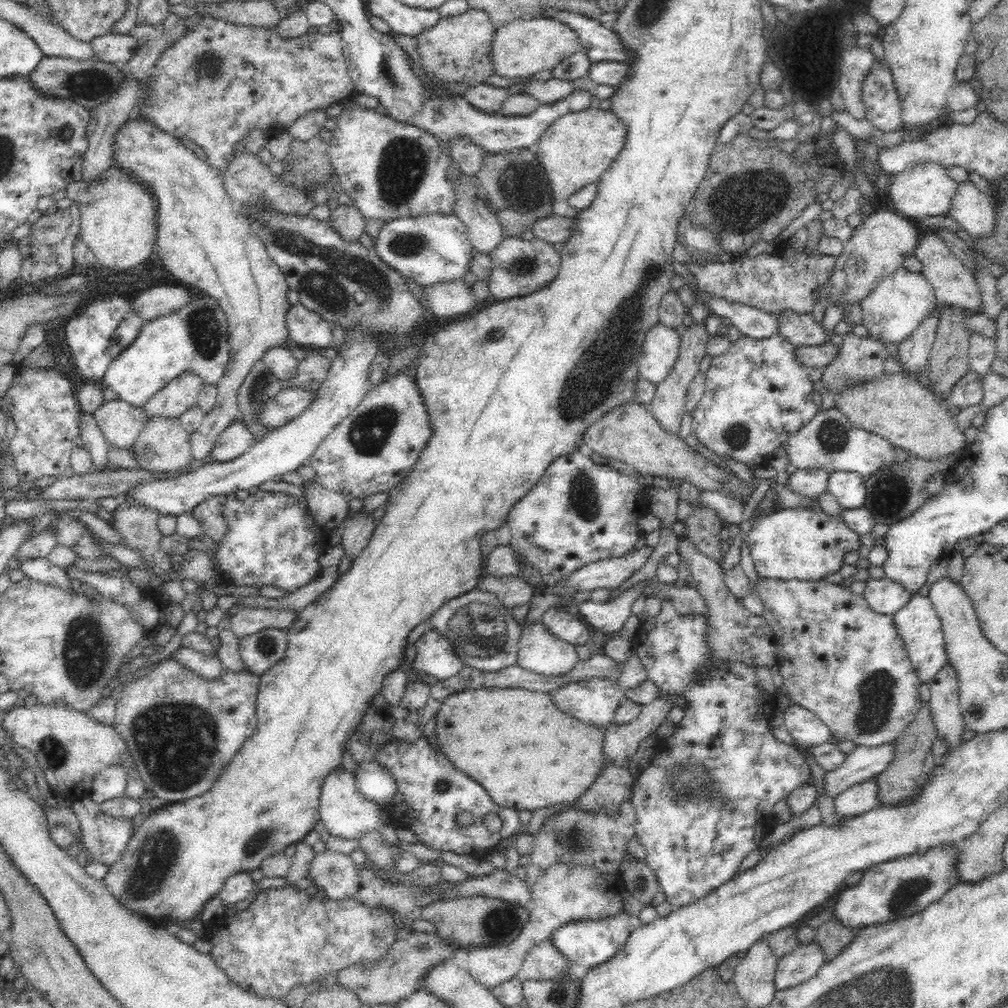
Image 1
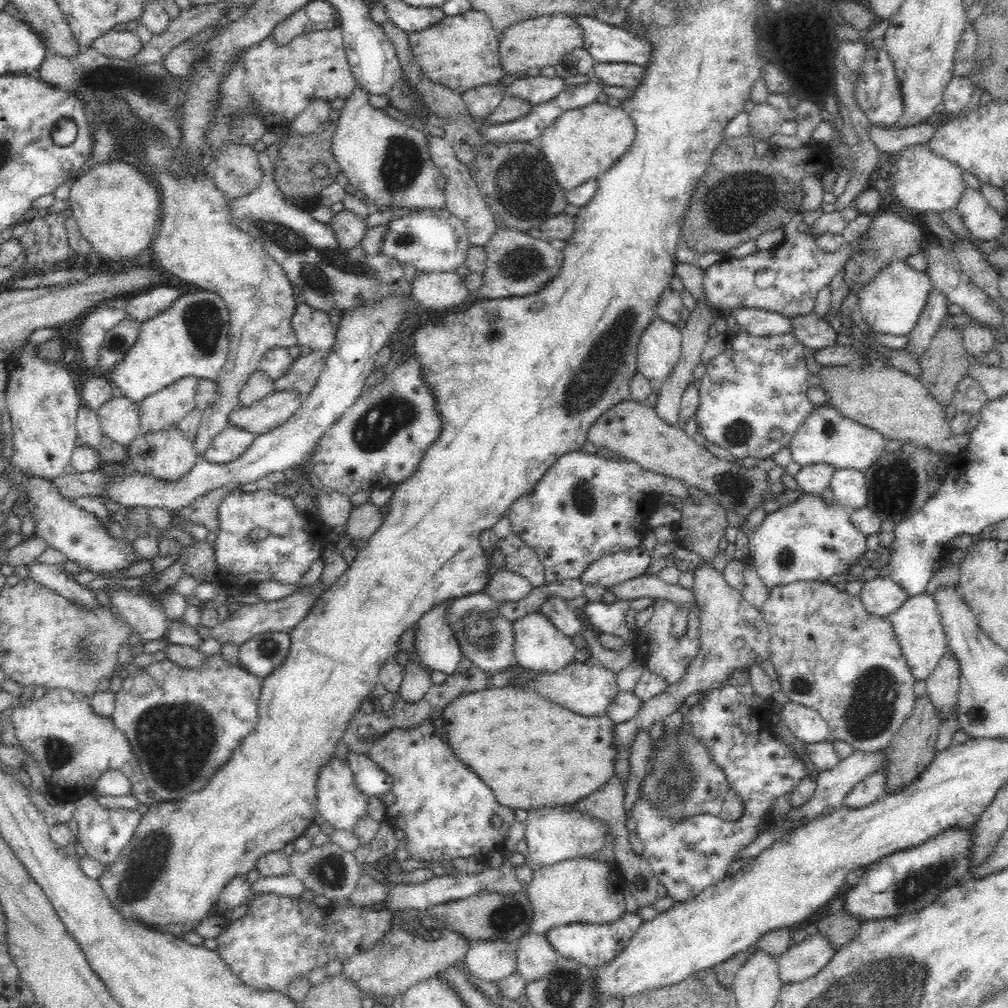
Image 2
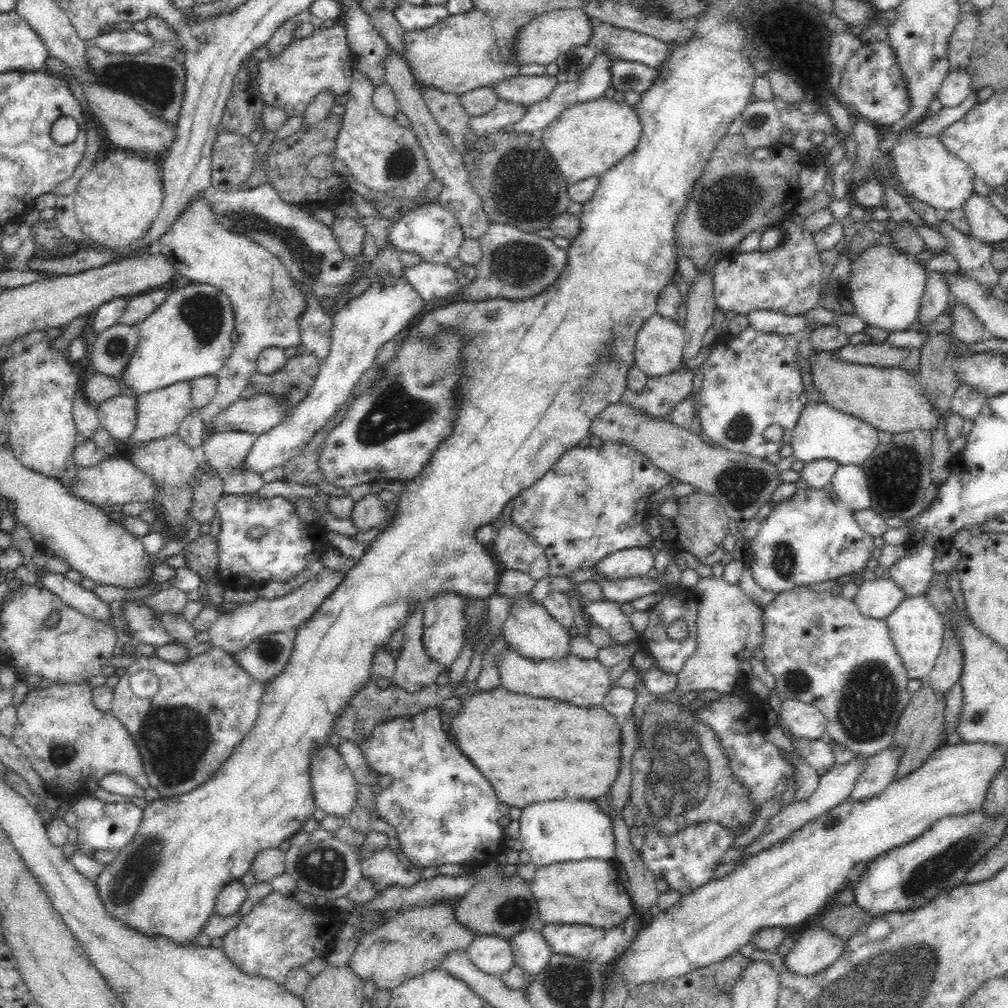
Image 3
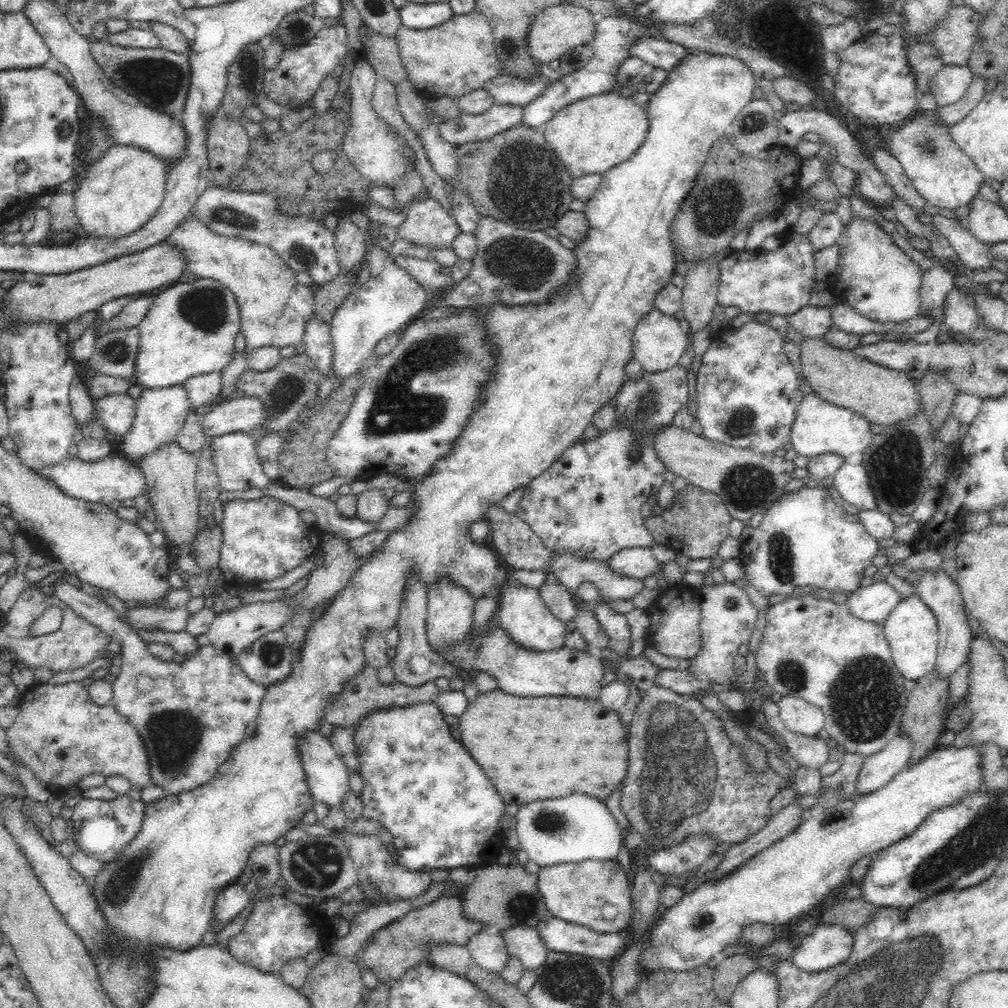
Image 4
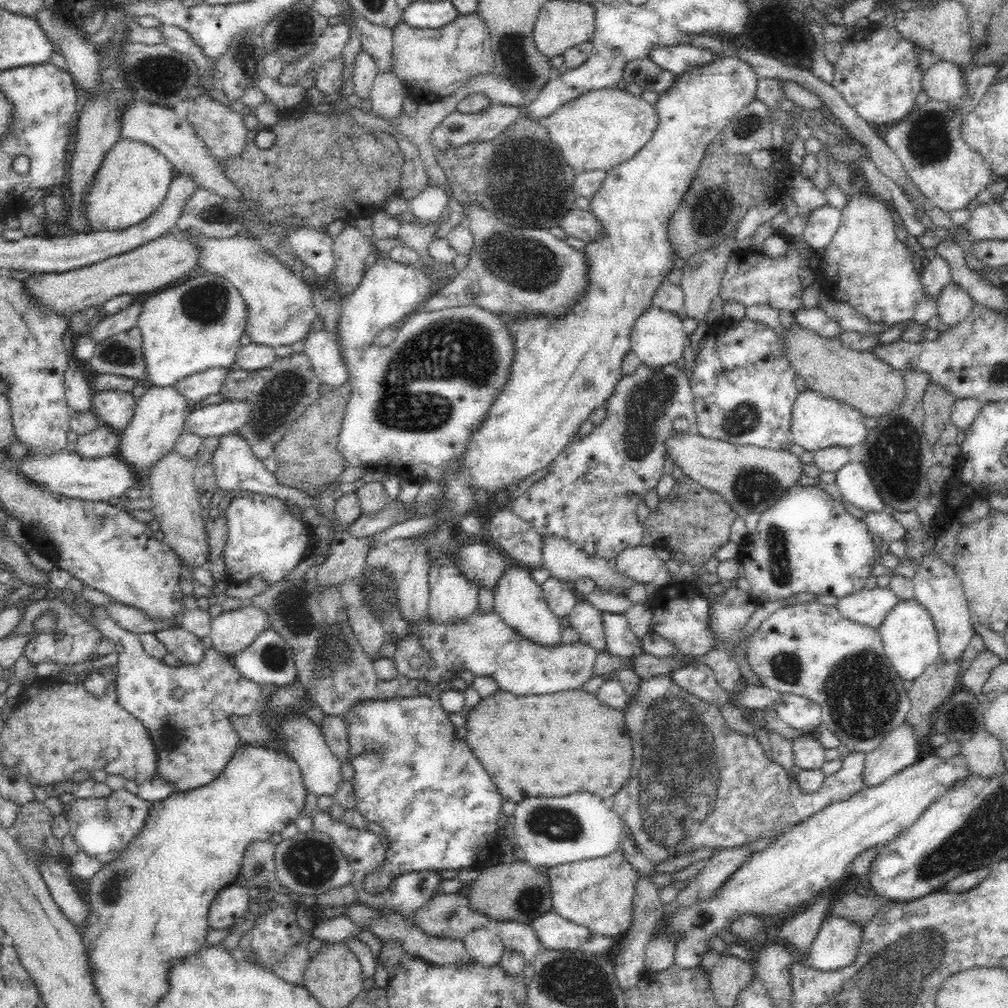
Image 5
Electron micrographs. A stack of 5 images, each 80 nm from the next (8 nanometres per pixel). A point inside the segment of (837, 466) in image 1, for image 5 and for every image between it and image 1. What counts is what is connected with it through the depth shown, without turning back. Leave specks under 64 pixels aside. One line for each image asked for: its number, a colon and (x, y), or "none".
2: (827, 437)
3: (822, 432)
4: (819, 428)
5: (817, 422)

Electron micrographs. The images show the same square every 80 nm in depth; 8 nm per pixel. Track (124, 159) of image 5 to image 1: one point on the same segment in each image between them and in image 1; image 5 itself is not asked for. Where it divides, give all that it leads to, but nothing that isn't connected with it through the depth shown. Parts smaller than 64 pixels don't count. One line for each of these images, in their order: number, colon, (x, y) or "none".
1: (119, 215)
2: (117, 207)
3: (116, 201)
4: (119, 193)

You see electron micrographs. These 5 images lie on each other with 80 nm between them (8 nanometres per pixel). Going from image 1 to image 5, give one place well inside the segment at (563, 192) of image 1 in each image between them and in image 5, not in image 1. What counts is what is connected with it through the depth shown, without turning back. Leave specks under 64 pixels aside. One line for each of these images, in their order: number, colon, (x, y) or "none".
2: (582, 144)
3: (586, 140)
4: (590, 136)
5: (602, 128)

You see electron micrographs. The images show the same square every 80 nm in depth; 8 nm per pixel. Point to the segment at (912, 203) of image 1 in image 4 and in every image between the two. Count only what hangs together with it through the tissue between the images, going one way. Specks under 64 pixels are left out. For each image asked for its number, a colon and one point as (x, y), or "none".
2: (924, 182)
3: (924, 170)
4: (940, 171)

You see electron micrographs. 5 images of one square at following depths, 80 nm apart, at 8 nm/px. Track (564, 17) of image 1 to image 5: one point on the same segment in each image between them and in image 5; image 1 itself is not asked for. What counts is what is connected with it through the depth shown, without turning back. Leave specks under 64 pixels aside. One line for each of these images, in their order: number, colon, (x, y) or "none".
2: (606, 43)
3: (621, 44)
4: (658, 52)
5: (678, 58)

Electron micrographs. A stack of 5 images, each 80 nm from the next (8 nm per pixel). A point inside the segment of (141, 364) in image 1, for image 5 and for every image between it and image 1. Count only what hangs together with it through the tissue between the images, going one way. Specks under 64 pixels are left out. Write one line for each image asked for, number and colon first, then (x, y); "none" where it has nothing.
2: (190, 338)
3: (188, 336)
4: (189, 330)
5: (195, 326)

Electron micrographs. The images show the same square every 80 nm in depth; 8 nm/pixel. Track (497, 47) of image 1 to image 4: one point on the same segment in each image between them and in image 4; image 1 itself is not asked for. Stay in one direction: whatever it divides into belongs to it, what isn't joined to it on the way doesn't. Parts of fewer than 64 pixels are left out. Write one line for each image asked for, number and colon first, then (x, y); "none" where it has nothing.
2: (536, 43)
3: (541, 41)
4: (557, 29)

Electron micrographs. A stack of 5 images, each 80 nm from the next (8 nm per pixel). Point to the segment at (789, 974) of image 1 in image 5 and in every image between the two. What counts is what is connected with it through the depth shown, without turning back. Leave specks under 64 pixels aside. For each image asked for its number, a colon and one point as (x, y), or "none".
2: (803, 960)
3: (816, 949)
4: (825, 946)
5: (835, 947)

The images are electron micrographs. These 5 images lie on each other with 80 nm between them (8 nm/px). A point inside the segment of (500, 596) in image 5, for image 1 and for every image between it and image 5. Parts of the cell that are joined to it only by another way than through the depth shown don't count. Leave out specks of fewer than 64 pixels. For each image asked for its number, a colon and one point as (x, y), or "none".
1: (539, 652)
2: (539, 646)
3: (529, 630)
4: (524, 616)

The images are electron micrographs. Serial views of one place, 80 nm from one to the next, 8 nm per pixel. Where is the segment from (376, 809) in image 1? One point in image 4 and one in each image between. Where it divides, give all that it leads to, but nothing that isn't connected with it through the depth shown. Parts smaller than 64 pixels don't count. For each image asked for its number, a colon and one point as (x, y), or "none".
2: (339, 801)
3: (335, 791)
4: (327, 774)

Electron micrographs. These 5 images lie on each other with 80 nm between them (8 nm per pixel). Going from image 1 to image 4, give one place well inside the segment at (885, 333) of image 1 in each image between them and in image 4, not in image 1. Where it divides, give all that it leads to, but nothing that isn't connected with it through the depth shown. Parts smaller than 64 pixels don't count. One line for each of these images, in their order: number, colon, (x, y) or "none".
2: (891, 303)
3: (886, 287)
4: (873, 276)

